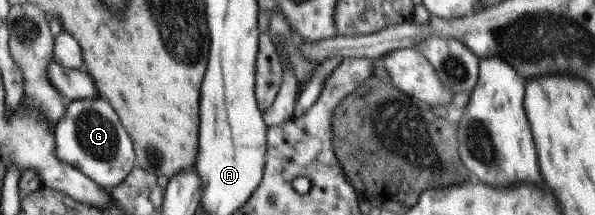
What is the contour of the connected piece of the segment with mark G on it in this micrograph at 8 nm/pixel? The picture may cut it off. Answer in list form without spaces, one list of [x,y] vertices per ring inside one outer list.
[[[73,100],[55,128],[55,158],[77,168],[95,184],[107,188],[119,186],[136,166],[134,143],[121,126],[115,110],[103,100]]]

